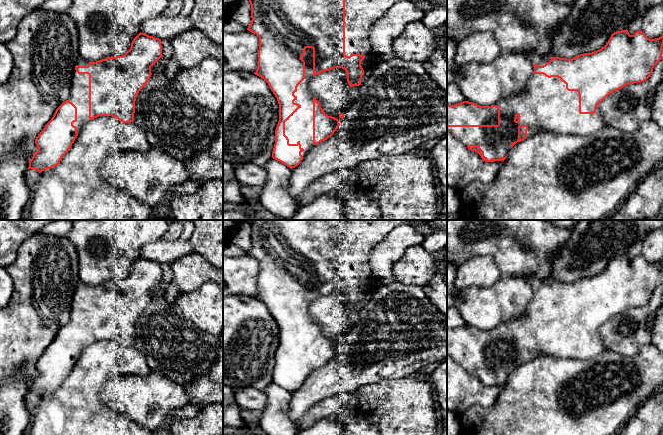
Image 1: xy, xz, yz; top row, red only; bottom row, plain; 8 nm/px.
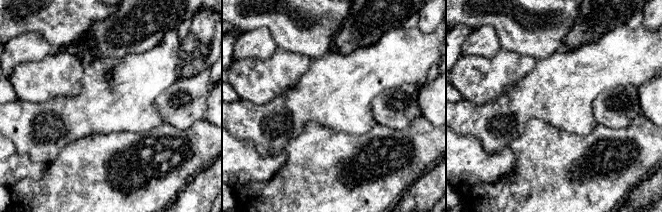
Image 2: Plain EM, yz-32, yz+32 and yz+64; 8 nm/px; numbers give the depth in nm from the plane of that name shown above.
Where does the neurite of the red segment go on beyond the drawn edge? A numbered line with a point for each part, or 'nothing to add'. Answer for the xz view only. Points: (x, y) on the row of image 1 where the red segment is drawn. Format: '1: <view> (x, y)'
1: xz (299, 127)

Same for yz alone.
1: yz (546, 104)

